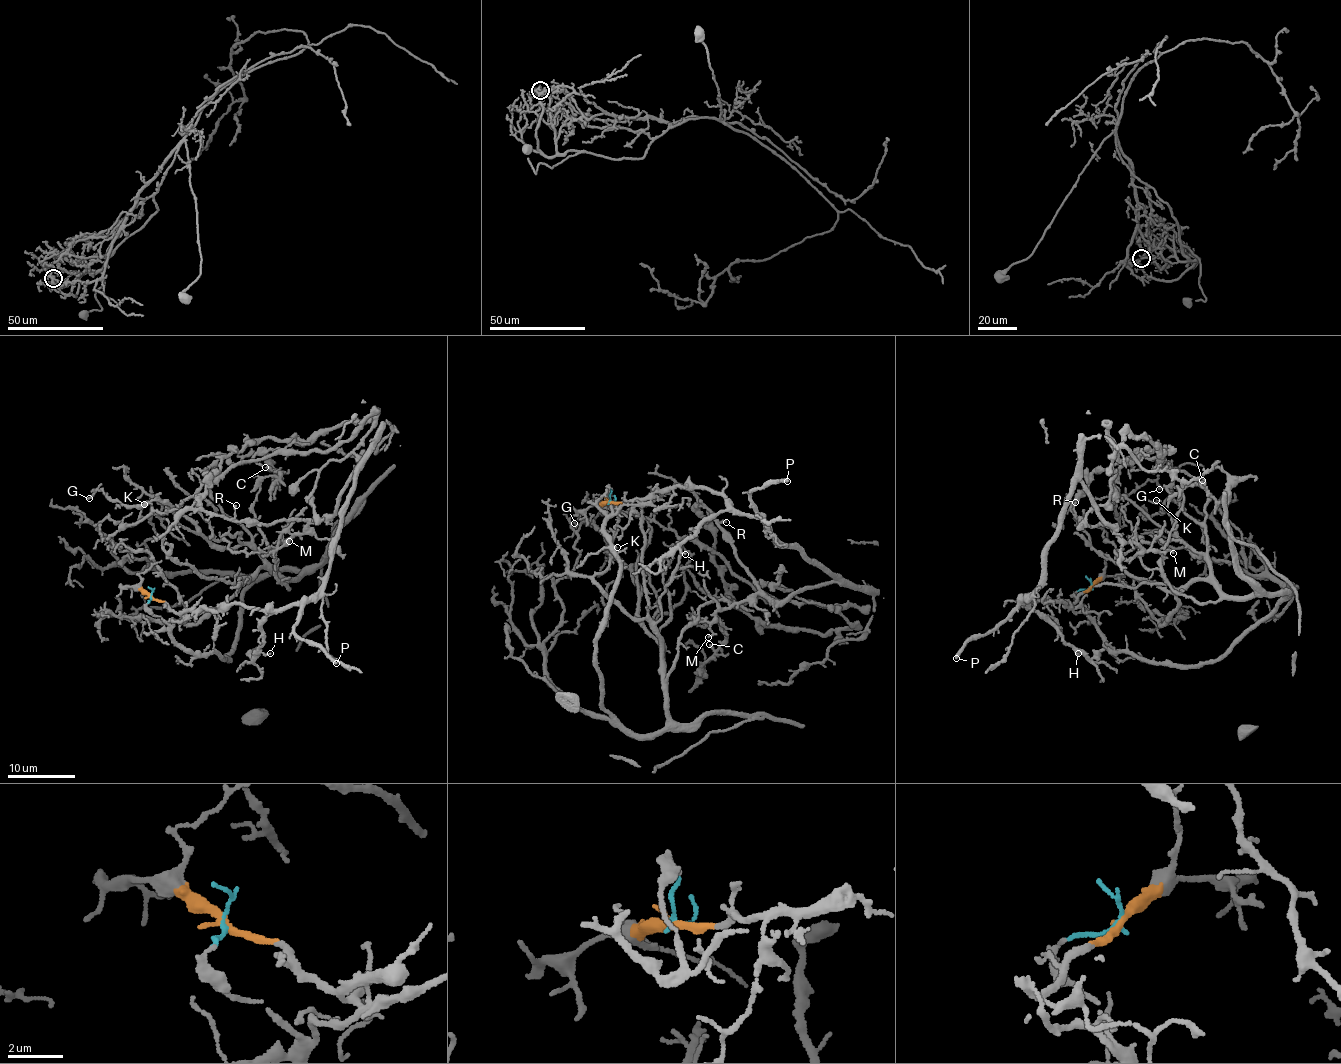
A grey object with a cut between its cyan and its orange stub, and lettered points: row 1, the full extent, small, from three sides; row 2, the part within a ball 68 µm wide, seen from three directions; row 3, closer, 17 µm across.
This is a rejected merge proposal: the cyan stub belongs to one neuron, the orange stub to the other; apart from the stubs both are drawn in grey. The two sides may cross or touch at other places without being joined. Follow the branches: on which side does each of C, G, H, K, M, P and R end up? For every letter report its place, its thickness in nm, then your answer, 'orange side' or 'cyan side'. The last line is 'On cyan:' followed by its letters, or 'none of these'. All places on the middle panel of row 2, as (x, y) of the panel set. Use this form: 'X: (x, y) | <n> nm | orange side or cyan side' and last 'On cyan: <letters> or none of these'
C: (709, 644) | 180 nm | cyan side
G: (574, 523) | 200 nm | cyan side
H: (685, 554) | 140 nm | orange side
K: (617, 547) | 150 nm | cyan side
M: (708, 637) | 100 nm | orange side
P: (787, 481) | 300 nm | orange side
R: (726, 522) | 130 nm | orange side
On cyan: C, G, K

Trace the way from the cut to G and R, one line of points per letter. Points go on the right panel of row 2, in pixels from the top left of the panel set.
G: (1091, 586), (1110, 650), (1179, 665), (1277, 608), (1116, 495), (1159, 489)
R: (1091, 586), (1070, 604), (1020, 600), (1039, 584), (1075, 482), (1114, 528), (1082, 524), (1075, 502)

